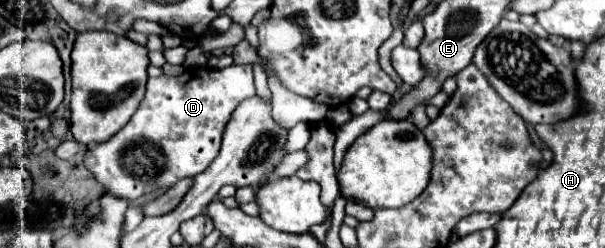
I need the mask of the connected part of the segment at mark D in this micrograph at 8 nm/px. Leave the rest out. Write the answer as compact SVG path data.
M230 65L226 69L208 67L208 71L206 69L184 71L178 77L168 77L168 75L150 77L146 85L146 97L142 99L132 119L126 123L124 129L112 135L112 139L100 145L94 145L84 155L84 165L90 169L96 181L102 183L104 189L118 199L134 201L156 189L172 187L180 179L202 173L214 161L214 157L220 151L224 127L228 125L234 107L254 93L256 89L254 89L252 65Z

